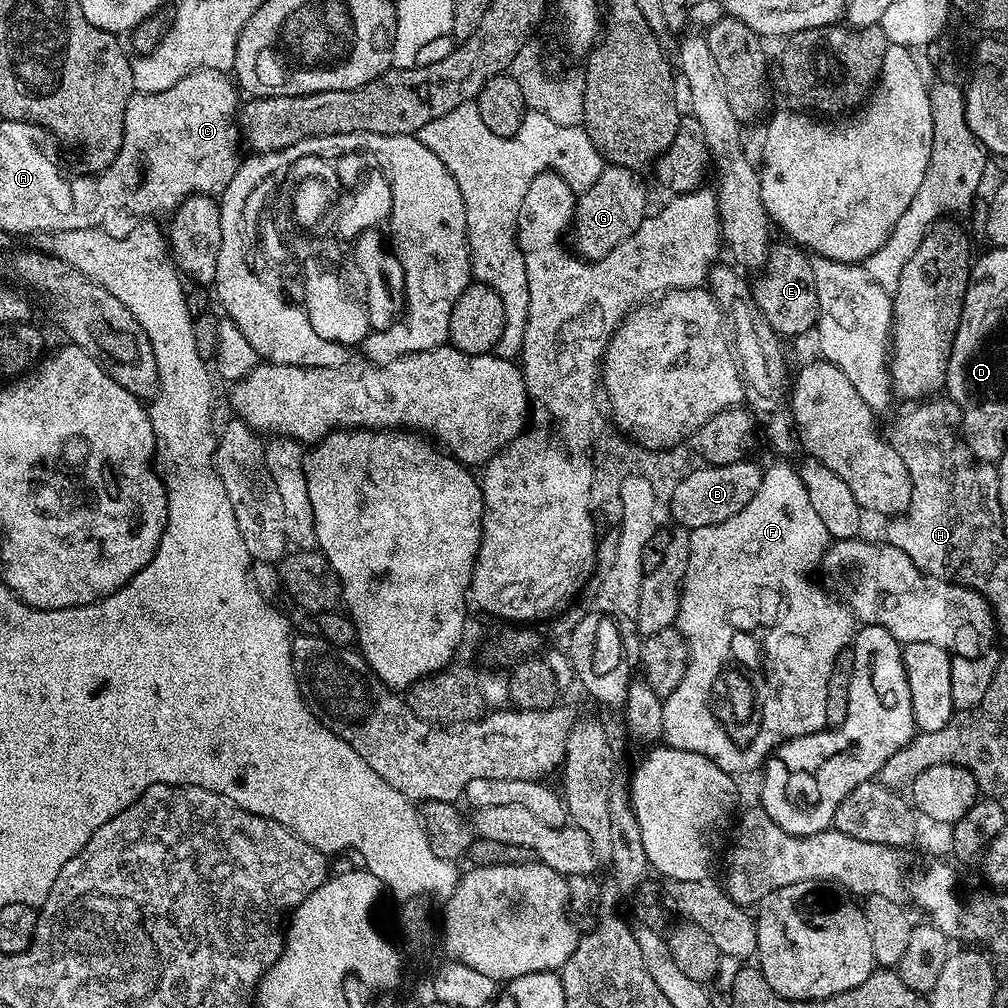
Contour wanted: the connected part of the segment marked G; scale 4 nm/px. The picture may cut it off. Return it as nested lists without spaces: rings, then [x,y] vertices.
[[[608,166],[598,178],[598,182],[594,182],[594,186],[579,193],[570,240],[574,245],[575,255],[581,260],[606,258],[606,254],[610,254],[614,246],[630,238],[630,234],[634,234],[634,230],[638,230],[638,226],[644,221],[649,211],[648,192],[636,176],[639,175],[633,169]]]

